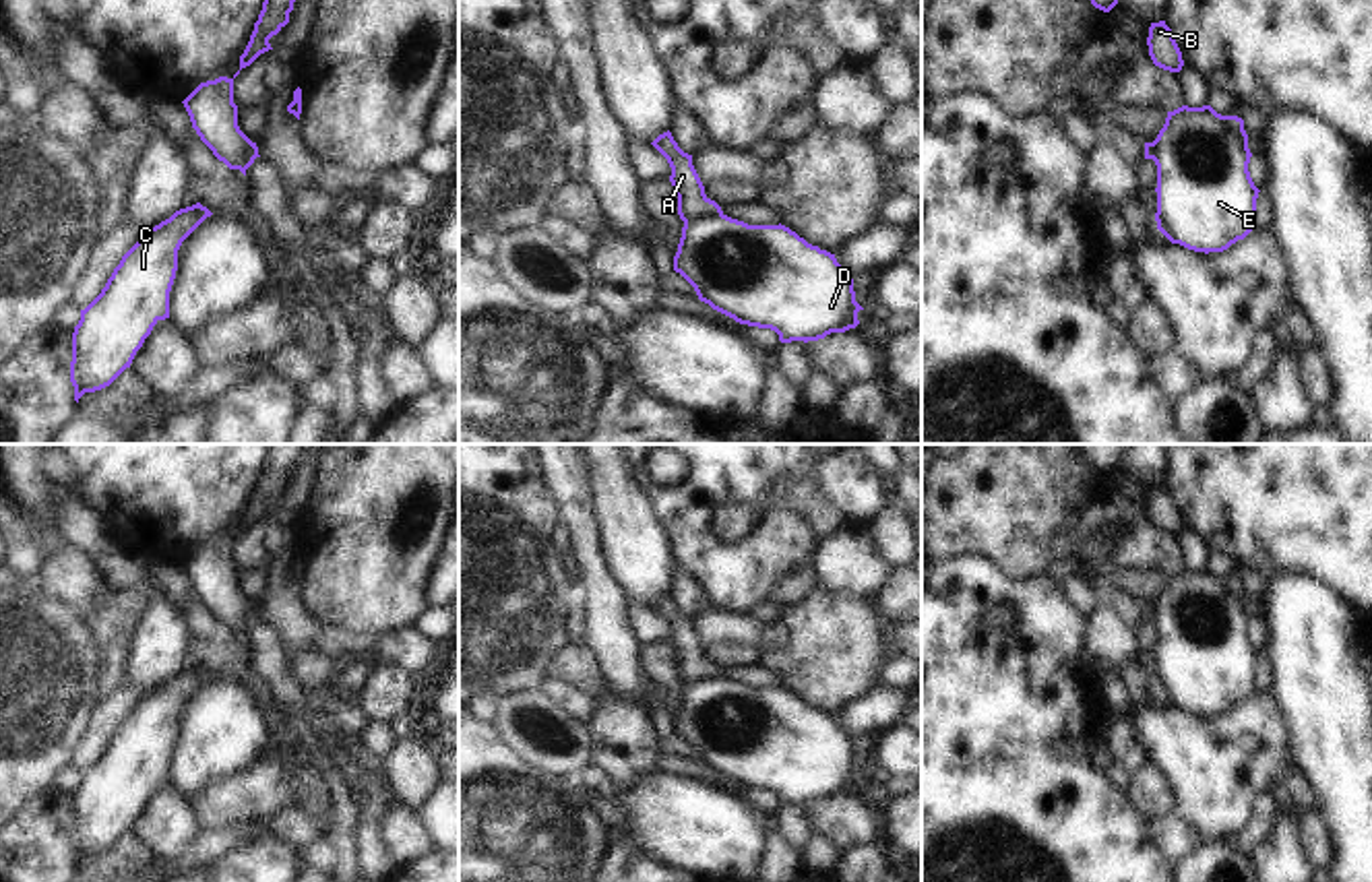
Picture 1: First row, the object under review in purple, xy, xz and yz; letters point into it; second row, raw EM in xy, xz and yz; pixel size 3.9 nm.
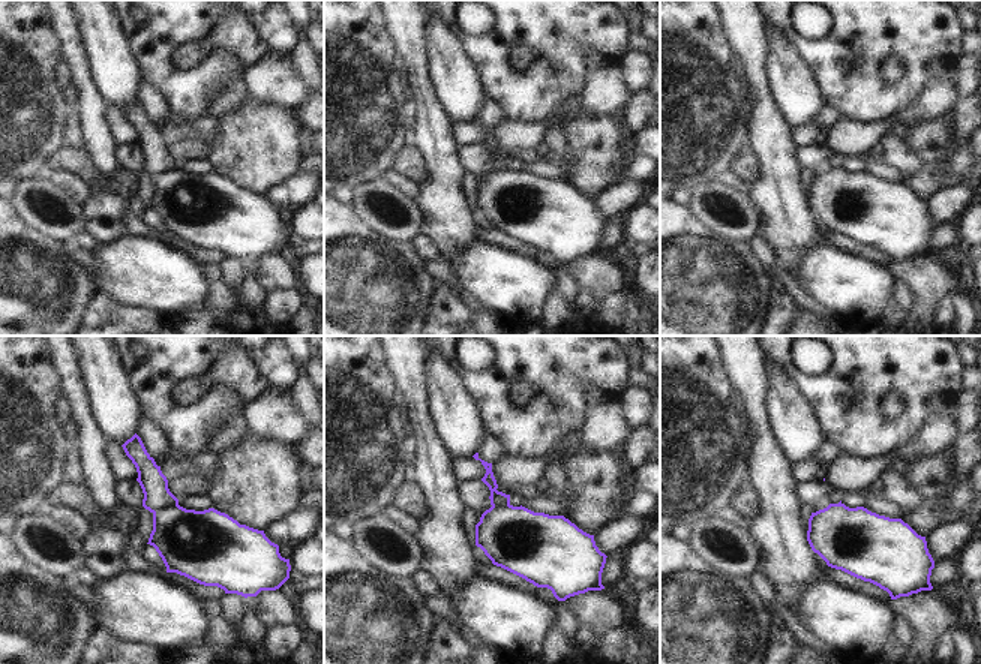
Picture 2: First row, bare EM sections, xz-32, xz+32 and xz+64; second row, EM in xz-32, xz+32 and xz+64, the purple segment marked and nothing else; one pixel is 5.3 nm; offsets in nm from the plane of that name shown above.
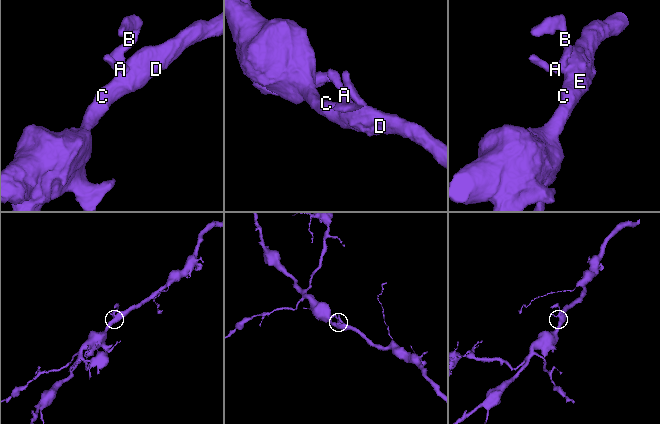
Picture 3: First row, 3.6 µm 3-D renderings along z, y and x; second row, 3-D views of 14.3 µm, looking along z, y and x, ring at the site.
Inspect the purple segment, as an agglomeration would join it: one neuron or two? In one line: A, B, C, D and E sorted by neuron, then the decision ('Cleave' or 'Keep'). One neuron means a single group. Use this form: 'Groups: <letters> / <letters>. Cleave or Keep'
Groups: A B / C D E. Cleave

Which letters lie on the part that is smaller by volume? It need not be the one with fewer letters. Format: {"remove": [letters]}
{"remove": ["A", "B"]}

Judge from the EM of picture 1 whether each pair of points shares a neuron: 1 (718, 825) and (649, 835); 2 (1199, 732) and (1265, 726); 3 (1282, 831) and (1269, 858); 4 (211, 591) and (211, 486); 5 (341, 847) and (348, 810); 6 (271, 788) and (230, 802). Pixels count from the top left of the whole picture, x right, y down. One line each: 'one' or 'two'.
1: one
2: one
3: one
4: two
5: one
6: one

